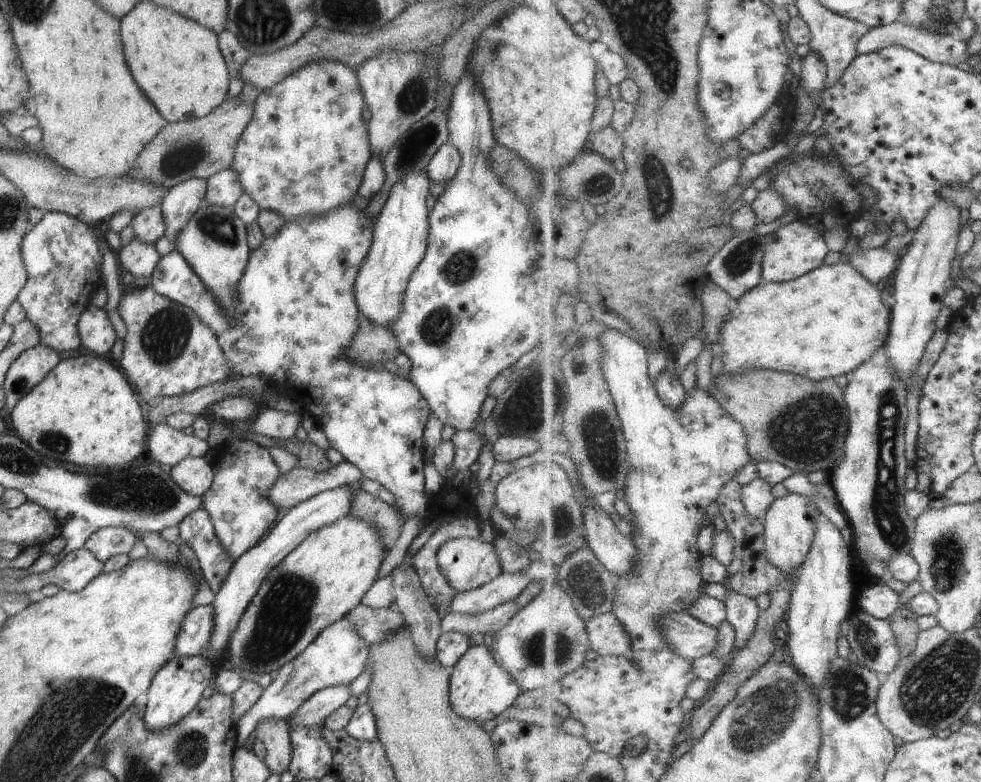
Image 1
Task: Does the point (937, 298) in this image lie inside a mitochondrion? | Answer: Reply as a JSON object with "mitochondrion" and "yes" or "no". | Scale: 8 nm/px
{"mitochondrion":"no"}

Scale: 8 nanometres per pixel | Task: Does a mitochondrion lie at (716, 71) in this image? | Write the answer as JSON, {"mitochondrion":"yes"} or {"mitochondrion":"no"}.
{"mitochondrion":"no"}

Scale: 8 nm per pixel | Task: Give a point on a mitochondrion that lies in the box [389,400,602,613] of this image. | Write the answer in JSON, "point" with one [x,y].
{"point":[562,522]}

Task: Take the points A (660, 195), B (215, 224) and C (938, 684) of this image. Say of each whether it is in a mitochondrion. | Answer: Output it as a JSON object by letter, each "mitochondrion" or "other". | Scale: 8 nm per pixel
{"A":"mitochondrion","B":"mitochondrion","C":"mitochondrion"}

